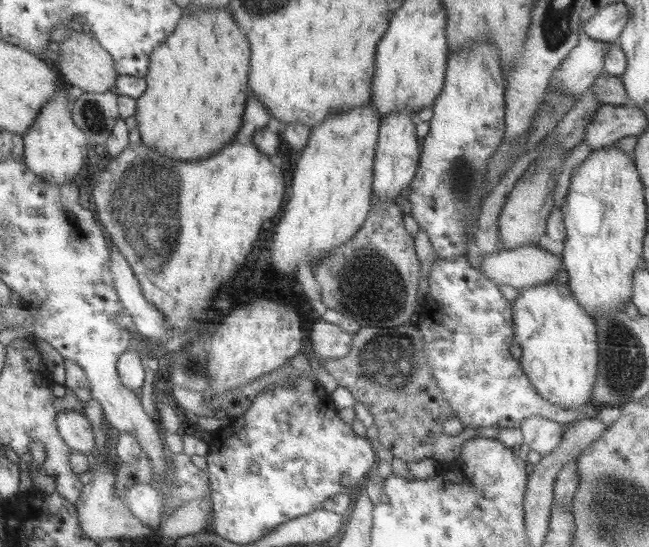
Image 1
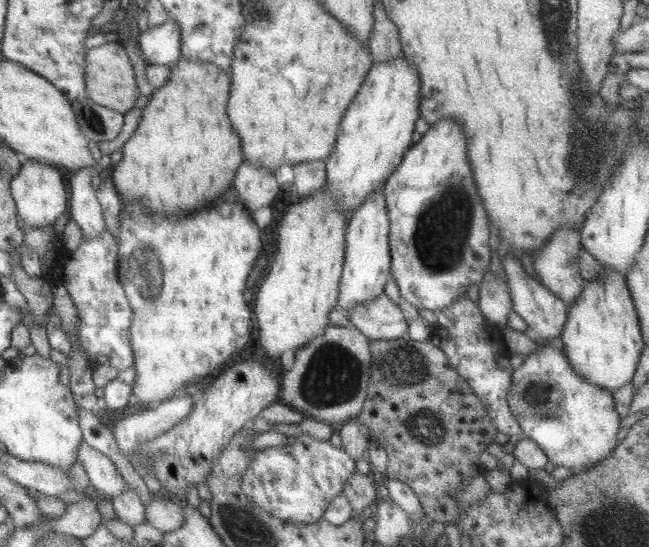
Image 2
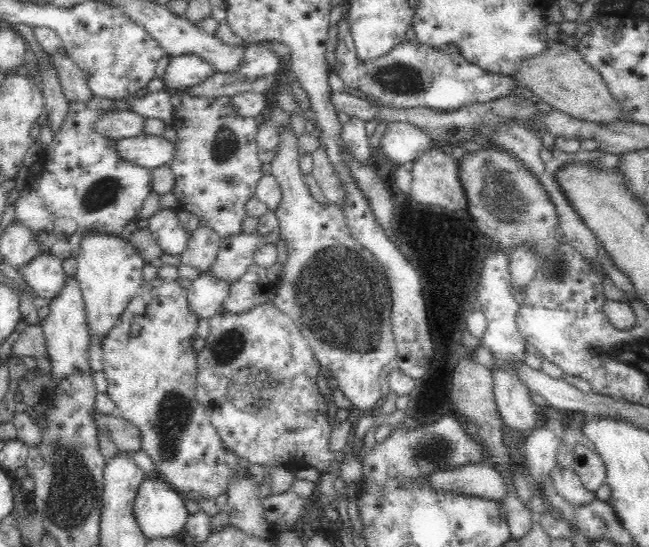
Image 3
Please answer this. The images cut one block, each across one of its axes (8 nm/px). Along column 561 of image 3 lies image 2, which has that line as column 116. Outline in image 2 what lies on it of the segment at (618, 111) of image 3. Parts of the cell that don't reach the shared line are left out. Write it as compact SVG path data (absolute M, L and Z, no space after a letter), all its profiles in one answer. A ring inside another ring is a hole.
M108 41L104 45L87 49L86 53L86 93L92 102L116 110L125 115L134 109L140 96L136 73L128 52L119 42Z

